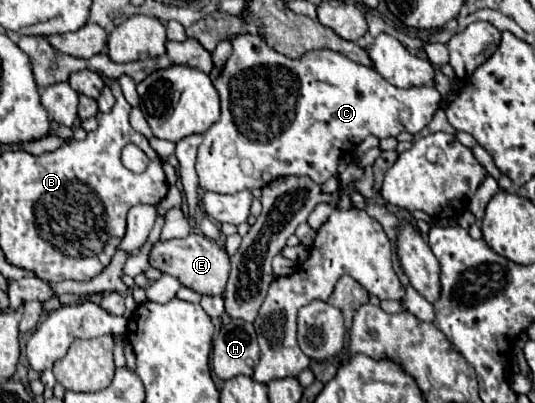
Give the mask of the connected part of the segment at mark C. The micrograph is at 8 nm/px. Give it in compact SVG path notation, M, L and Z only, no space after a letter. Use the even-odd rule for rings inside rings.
M242 33L232 41L232 55L226 61L214 87L220 95L222 115L216 125L204 133L204 141L198 149L196 173L200 187L214 193L232 195L244 189L256 189L268 185L268 181L280 175L310 175L314 181L324 183L336 175L338 159L356 149L368 135L378 139L396 137L402 131L418 133L430 121L434 111L440 107L440 93L434 87L398 89L390 85L380 73L336 51L312 51L302 59L288 59L276 53L262 35Z

